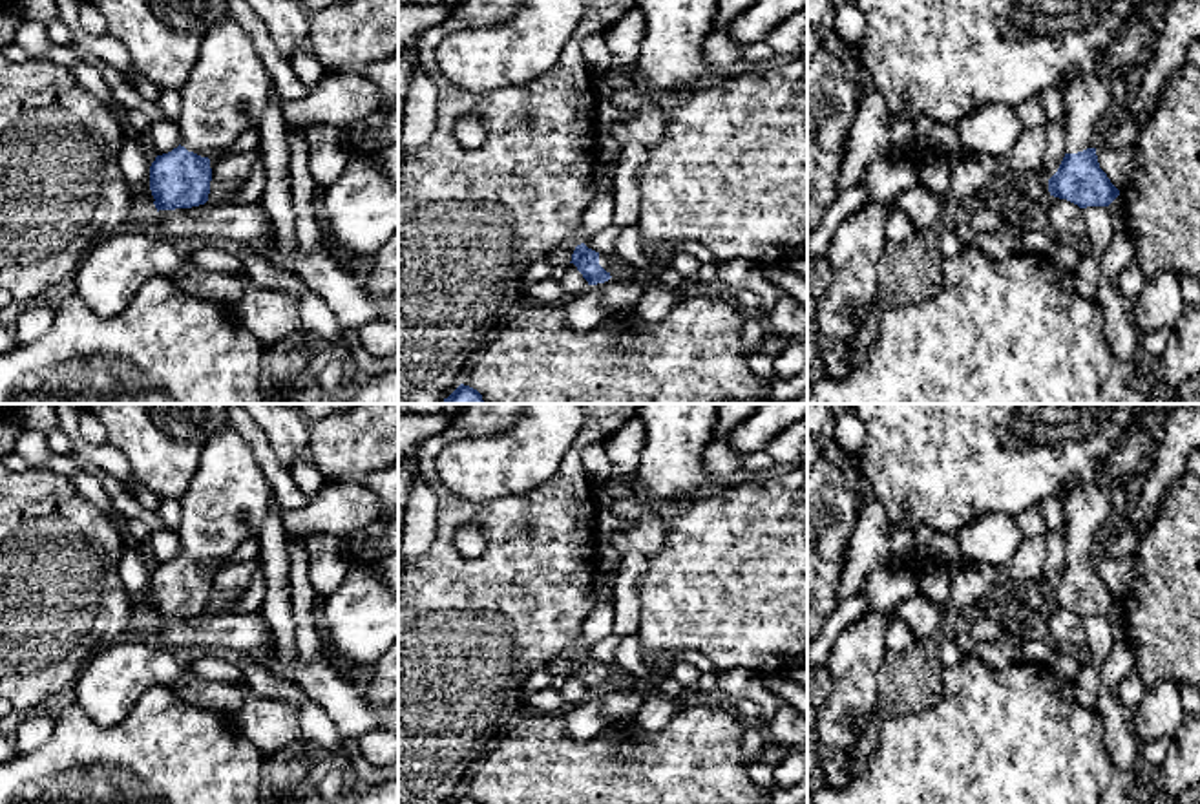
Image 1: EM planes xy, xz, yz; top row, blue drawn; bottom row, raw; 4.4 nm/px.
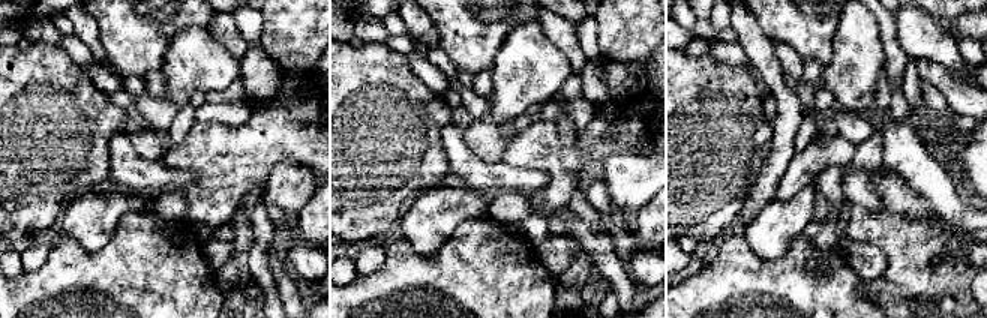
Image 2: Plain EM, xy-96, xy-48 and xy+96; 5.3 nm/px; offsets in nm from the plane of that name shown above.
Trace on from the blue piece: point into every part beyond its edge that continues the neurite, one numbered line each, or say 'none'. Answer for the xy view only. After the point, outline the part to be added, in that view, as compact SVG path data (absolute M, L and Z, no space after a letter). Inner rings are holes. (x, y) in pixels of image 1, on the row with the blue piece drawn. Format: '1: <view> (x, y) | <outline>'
1: xy (229, 88) | M232 18L216 24L201 44L190 77L181 88L183 110L177 119L181 146L201 157L223 153L248 126L259 124L274 80L248 33Z

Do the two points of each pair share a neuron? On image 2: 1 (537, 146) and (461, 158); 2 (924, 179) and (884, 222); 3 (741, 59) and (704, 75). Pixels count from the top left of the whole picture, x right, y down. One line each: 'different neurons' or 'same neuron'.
1: different neurons
2: different neurons
3: different neurons

